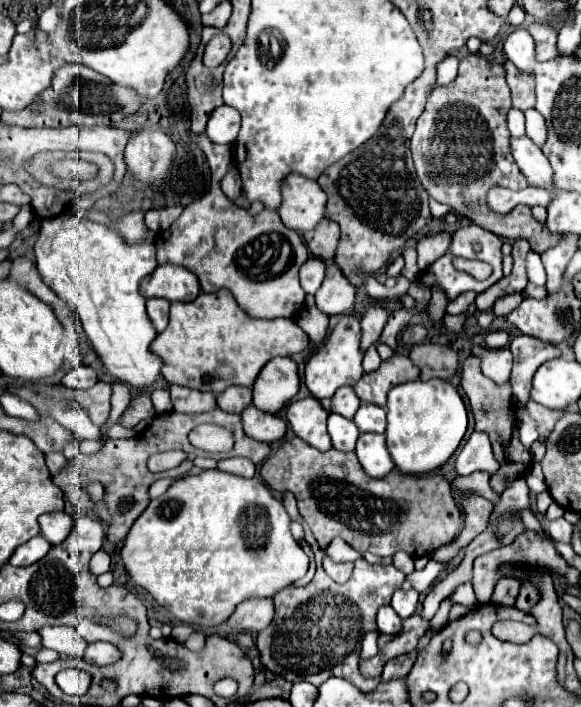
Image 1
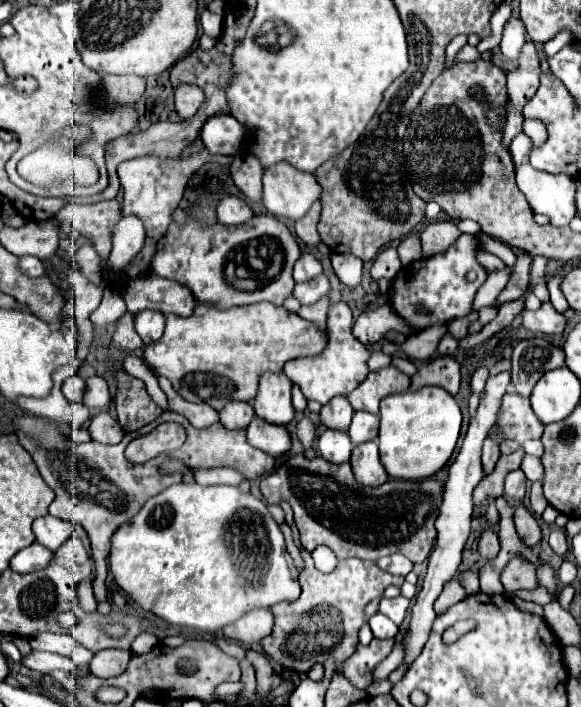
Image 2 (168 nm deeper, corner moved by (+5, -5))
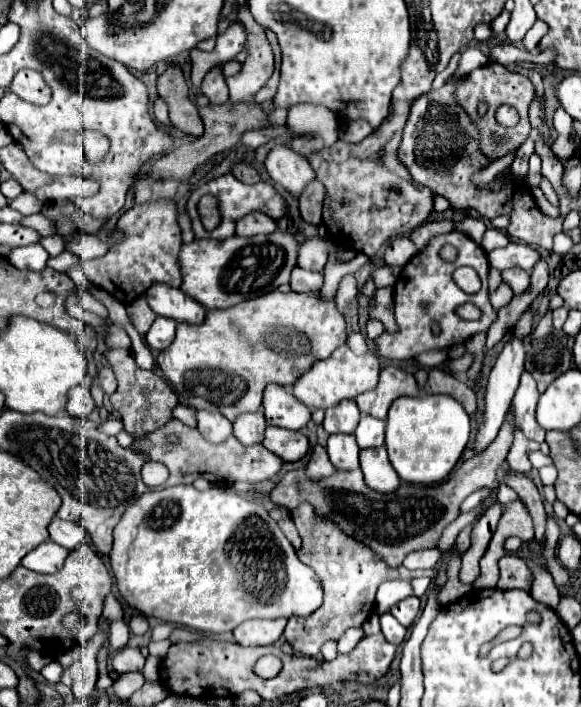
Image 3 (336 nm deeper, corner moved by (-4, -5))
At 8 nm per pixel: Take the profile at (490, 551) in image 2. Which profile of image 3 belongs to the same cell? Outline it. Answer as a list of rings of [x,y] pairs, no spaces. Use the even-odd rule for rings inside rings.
[[[507,554],[499,560],[499,570],[501,570],[501,578],[497,582],[499,590],[525,590],[529,592],[531,586],[531,572],[527,568],[527,564],[523,560],[519,560],[519,556],[515,554]]]

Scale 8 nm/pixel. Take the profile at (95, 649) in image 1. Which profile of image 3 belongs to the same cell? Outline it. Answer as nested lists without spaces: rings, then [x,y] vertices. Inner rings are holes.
[[[125,646],[125,648],[117,650],[117,652],[111,656],[111,664],[113,664],[113,670],[115,670],[117,674],[135,672],[135,670],[143,670],[143,666],[145,666],[145,656],[139,652],[139,648]]]

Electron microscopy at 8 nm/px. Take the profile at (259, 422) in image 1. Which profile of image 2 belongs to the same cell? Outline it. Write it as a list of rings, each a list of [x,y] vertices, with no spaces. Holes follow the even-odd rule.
[[[254,418],[246,428],[246,432],[248,432],[248,442],[252,446],[268,452],[274,458],[284,456],[292,446],[290,434],[284,426],[264,422],[262,418]]]

